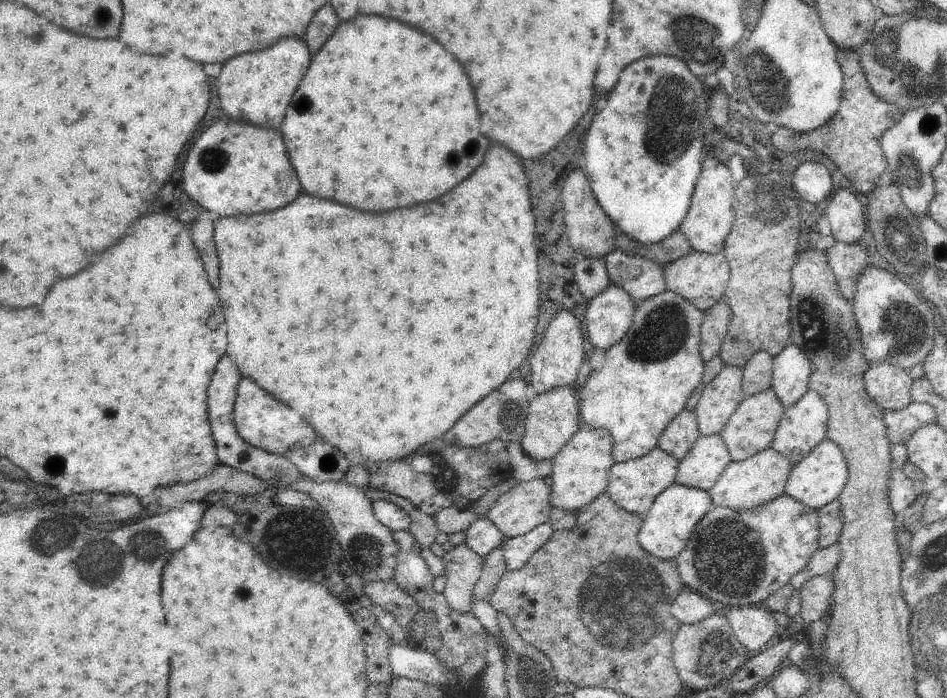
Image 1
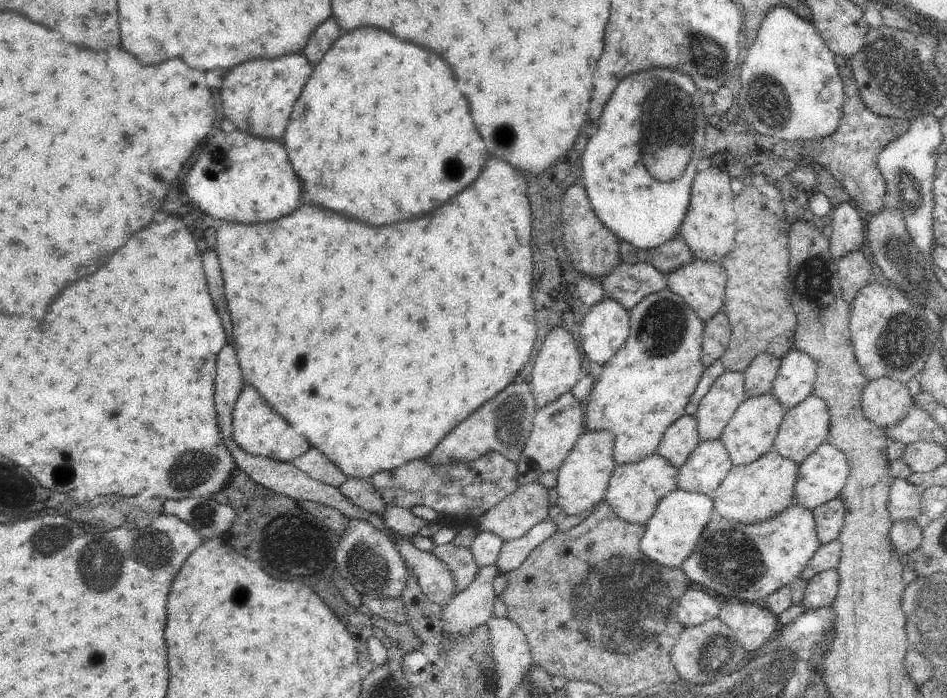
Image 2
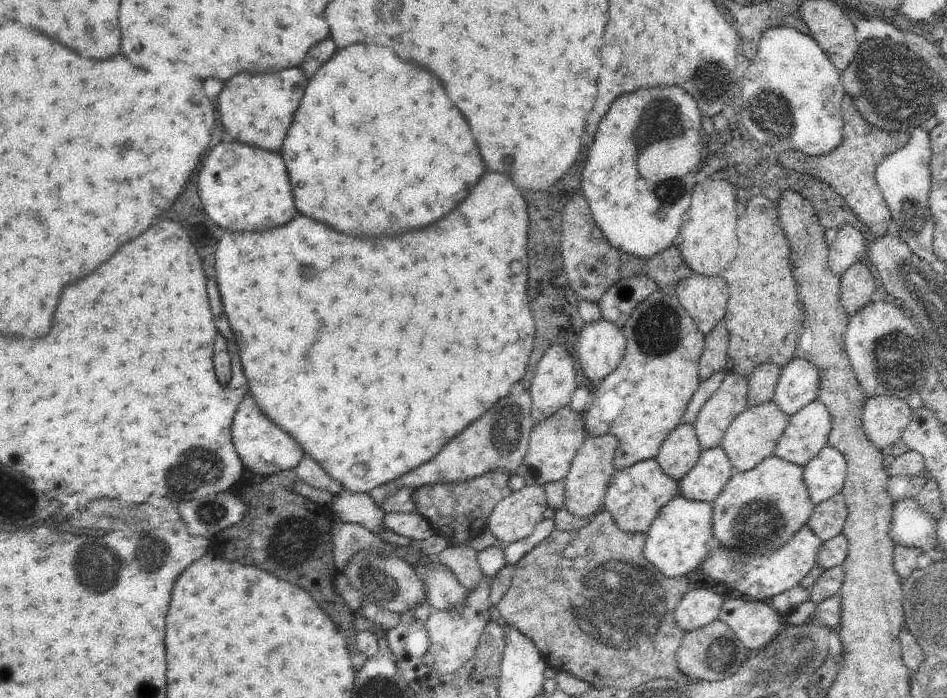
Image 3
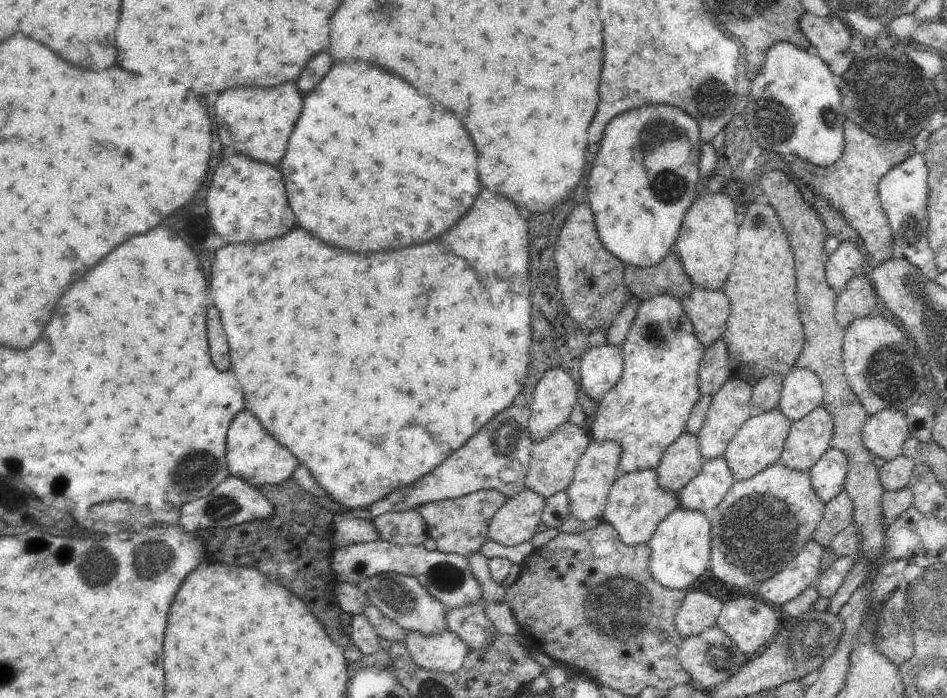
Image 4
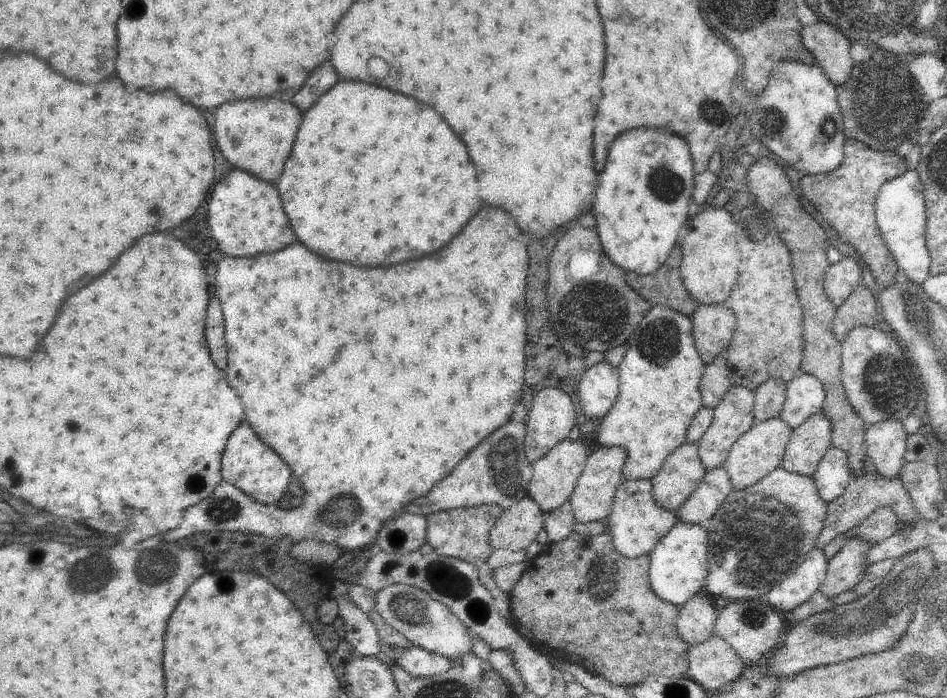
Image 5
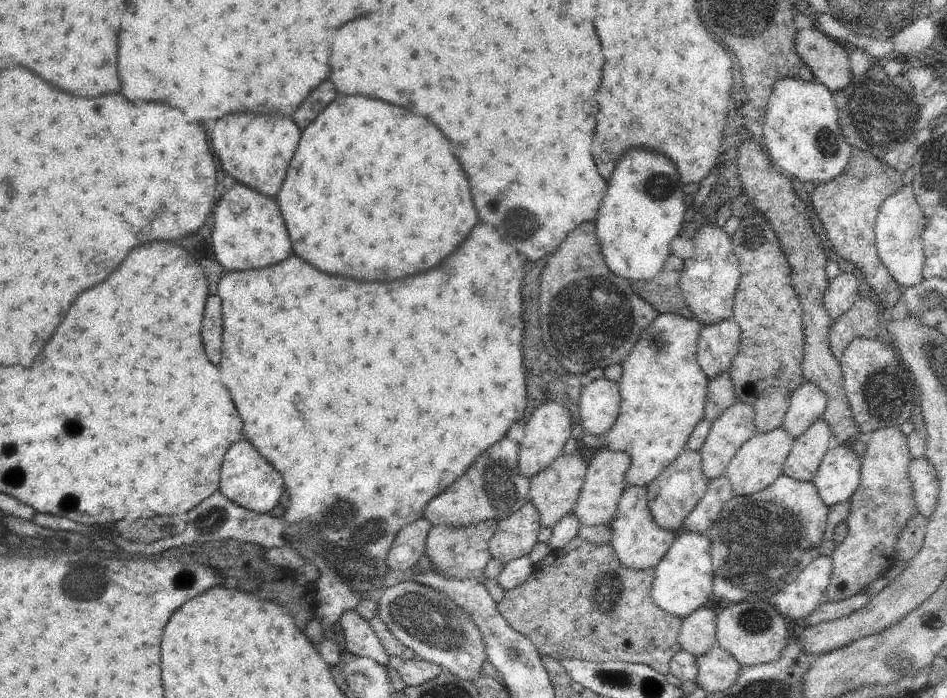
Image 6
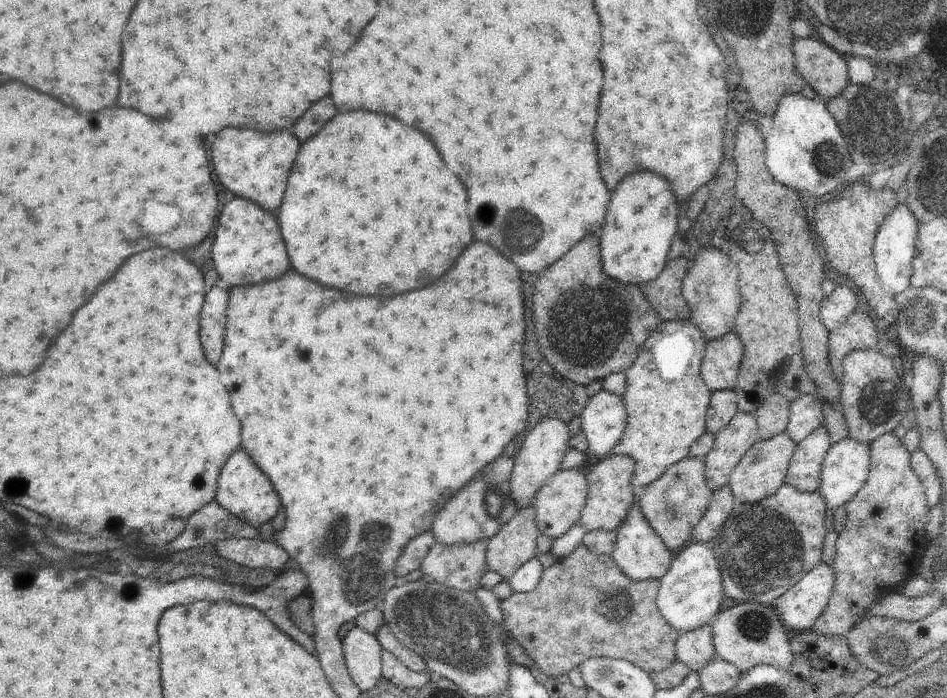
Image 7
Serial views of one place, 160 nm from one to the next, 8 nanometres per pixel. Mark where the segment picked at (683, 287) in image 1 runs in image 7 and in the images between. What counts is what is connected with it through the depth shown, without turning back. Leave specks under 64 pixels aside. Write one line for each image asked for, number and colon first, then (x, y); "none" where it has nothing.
2: (701, 284)
3: (705, 298)
4: (709, 311)
5: (714, 326)
6: (718, 344)
7: (719, 370)

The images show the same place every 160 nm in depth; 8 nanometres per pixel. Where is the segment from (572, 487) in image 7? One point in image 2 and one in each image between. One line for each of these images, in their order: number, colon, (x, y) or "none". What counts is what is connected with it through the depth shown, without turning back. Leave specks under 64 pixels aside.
2: (557, 427)
3: (553, 443)
4: (554, 461)
5: (554, 478)
6: (555, 491)

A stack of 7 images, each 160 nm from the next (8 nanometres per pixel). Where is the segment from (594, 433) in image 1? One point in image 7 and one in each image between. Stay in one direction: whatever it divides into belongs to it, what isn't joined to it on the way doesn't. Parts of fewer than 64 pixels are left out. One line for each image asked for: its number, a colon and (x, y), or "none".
2: (582, 481)
3: (586, 484)
4: (596, 472)
5: (592, 500)
6: (604, 483)
7: (611, 494)

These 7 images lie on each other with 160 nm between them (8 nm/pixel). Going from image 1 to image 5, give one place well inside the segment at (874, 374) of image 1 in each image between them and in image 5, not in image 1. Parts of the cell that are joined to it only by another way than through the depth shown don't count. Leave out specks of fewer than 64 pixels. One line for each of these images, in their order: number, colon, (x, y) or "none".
2: (884, 401)
3: (884, 418)
4: (884, 434)
5: (886, 441)

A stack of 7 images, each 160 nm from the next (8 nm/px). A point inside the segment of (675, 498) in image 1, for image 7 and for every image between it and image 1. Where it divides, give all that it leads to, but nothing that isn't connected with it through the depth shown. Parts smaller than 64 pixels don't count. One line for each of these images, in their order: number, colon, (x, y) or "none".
2: (670, 536)
3: (679, 539)
4: (680, 548)
5: (678, 570)
6: (683, 583)
7: (690, 595)

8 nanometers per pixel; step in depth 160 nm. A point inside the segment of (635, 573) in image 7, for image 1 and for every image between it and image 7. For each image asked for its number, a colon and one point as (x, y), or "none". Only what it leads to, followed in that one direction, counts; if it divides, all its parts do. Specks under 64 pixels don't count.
1: (633, 485)
2: (634, 491)
3: (635, 495)
4: (636, 505)
5: (636, 523)
6: (639, 543)

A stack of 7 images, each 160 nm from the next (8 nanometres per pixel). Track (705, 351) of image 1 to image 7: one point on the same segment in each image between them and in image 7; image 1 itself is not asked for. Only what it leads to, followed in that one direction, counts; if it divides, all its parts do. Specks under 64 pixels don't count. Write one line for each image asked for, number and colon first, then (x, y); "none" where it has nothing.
2: (717, 331)
3: (714, 356)
4: (713, 373)
5: (716, 380)
6: (721, 395)
7: (723, 406)

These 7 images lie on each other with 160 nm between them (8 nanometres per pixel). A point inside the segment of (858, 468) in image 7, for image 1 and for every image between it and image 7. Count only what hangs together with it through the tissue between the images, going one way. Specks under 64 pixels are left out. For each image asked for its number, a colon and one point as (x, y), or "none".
1: (818, 479)
2: (821, 477)
3: (825, 474)
4: (828, 476)
5: (832, 475)
6: (839, 474)

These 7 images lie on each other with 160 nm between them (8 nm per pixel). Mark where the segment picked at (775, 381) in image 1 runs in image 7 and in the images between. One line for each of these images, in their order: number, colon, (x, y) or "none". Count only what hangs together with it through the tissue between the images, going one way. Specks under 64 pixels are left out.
2: (796, 376)
3: (798, 385)
4: (802, 391)
5: (805, 395)
6: (808, 402)
7: (805, 415)

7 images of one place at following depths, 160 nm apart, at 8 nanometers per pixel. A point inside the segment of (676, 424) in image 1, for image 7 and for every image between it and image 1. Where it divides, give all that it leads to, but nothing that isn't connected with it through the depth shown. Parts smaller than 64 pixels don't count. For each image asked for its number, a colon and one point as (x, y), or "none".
2: (680, 440)
3: (678, 455)
4: (681, 462)
5: (682, 472)
6: (672, 496)
7: (672, 505)

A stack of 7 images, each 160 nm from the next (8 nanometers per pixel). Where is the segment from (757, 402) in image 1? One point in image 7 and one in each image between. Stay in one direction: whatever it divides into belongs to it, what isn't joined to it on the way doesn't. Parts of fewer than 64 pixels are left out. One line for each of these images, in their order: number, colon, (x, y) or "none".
2: (750, 433)
3: (753, 437)
4: (758, 443)
5: (756, 453)
6: (760, 461)
7: (762, 470)

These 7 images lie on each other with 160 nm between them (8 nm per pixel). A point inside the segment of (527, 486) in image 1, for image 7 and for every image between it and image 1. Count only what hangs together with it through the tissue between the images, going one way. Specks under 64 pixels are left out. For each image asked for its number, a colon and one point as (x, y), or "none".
2: (515, 515)
3: (514, 518)
4: (517, 521)
5: (518, 526)
6: (515, 536)
7: (515, 544)

